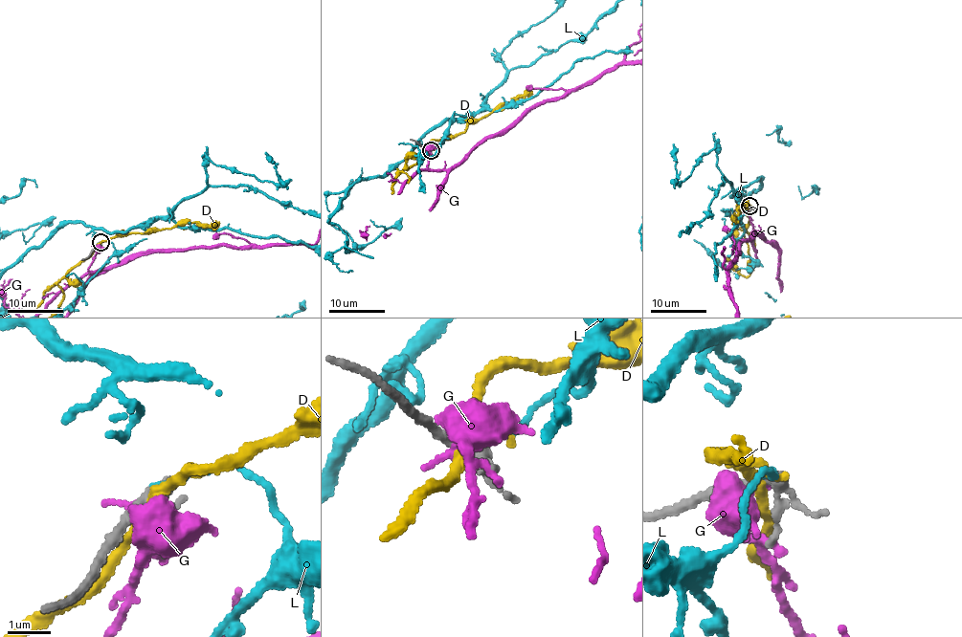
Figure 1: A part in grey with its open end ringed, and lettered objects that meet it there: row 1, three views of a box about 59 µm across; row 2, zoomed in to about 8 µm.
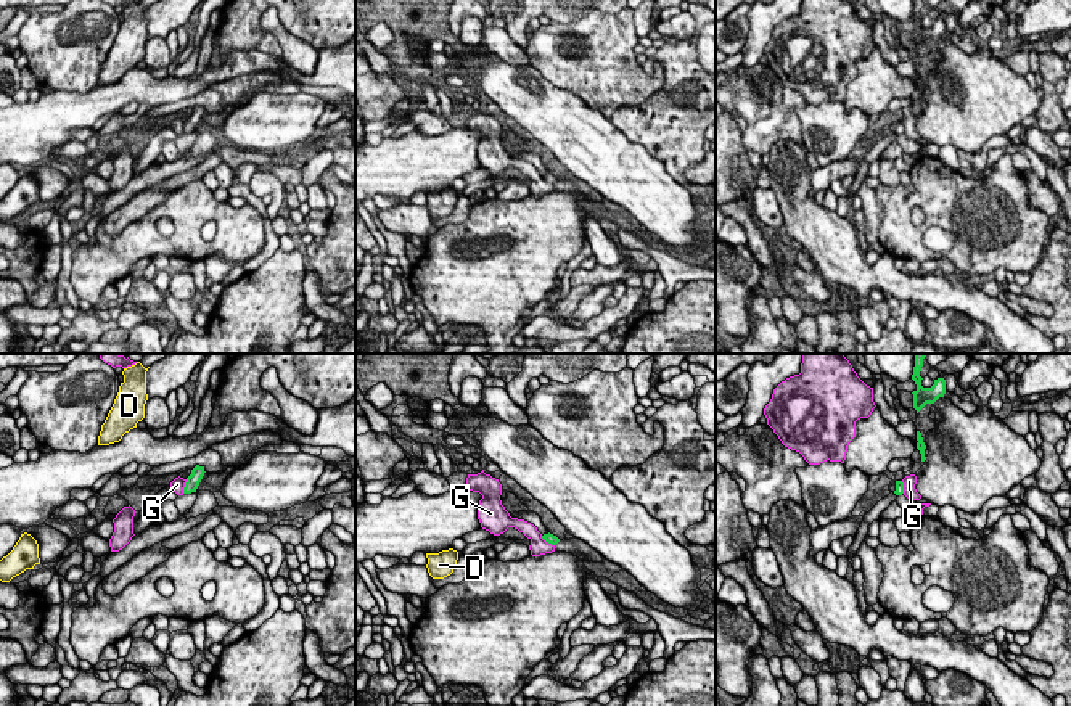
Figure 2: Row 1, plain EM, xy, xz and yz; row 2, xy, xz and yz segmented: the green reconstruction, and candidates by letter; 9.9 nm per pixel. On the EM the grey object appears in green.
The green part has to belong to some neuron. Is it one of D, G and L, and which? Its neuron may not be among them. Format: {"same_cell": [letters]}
{"same_cell": []}

